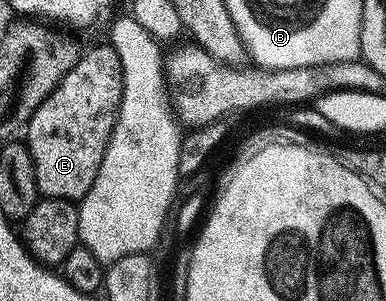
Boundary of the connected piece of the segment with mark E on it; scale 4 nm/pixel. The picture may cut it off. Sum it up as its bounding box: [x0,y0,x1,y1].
[27,43,122,203]

